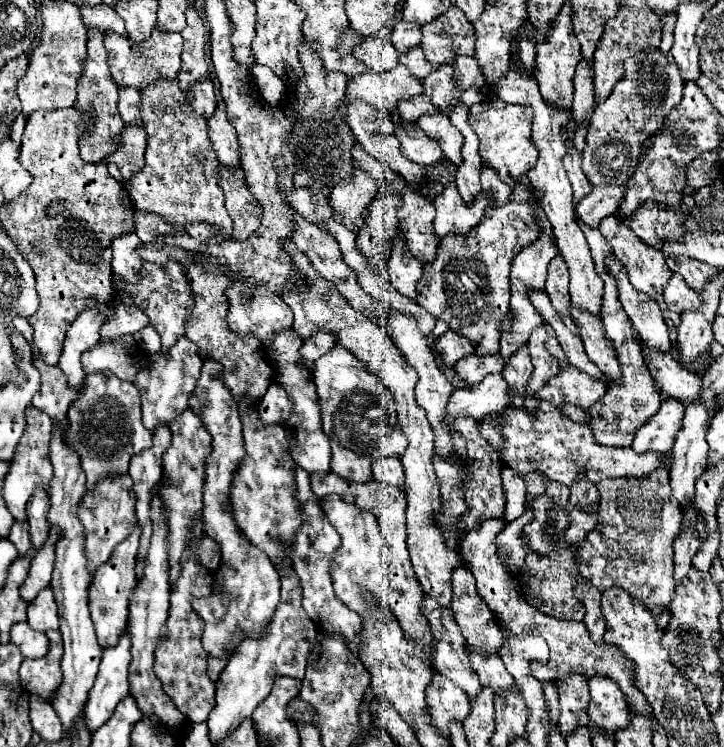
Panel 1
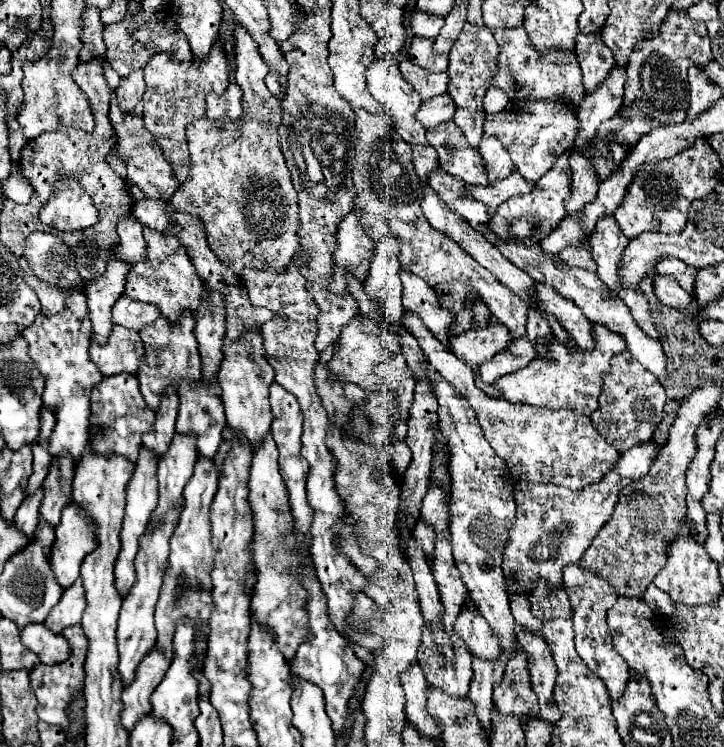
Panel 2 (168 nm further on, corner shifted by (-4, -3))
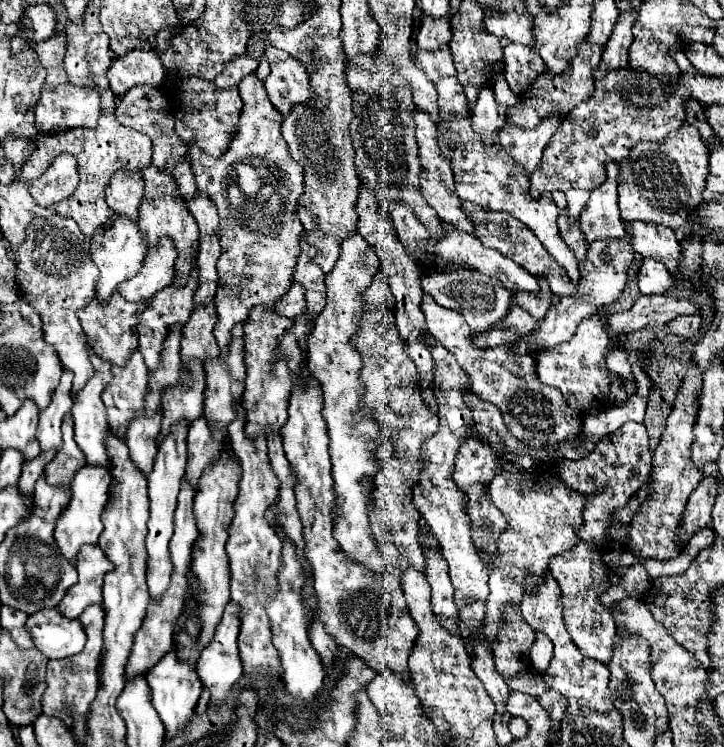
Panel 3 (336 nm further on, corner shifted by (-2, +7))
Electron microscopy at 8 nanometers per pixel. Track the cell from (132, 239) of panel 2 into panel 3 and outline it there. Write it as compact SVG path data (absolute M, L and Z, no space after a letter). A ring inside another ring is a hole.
M116 172L106 186L106 202L108 206L124 218L136 222L138 206L142 198L142 180L138 180L140 172Z

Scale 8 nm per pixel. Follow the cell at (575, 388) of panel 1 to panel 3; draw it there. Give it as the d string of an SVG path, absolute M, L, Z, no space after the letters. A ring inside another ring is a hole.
M660 294L660 296L640 296L640 300L636 300L636 304L628 312L608 314L606 318L602 314L594 314L580 322L576 334L566 344L558 344L558 348L536 352L536 376L544 384L558 388L570 408L574 408L576 412L588 412L606 402L606 392L610 386L606 356L612 340L618 340L620 334L632 334L636 330L642 330L650 322L668 324L678 316L684 314L688 316L698 312L700 306L692 300L682 300L682 298L674 300L670 294Z

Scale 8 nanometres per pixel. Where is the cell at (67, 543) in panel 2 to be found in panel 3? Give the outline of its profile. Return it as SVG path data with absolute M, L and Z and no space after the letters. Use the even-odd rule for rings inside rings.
M84 466L74 476L74 484L70 486L72 488L70 502L64 508L64 512L60 514L60 518L56 522L56 530L54 530L56 544L68 560L76 560L76 554L82 544L98 544L98 536L104 530L100 516L108 502L106 500L106 484L110 484L110 476L106 476L106 468L86 468Z

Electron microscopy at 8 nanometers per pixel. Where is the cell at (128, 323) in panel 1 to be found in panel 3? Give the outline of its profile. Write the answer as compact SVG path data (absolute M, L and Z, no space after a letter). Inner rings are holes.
M162 240L162 248L144 260L140 272L118 286L120 296L130 302L152 300L158 290L170 284L170 264L174 264L174 248L170 248L170 240Z

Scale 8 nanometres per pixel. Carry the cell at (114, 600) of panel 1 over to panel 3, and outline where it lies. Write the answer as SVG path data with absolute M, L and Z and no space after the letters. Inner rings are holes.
M142 414L132 418L126 432L126 446L130 450L130 460L144 476L148 476L154 466L154 456L158 452L156 436L160 432L160 422L162 422L162 416Z

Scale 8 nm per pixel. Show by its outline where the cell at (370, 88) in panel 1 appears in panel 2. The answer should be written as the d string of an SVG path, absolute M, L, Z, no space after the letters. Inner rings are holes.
M400 56L400 72L404 76L414 76L414 90L420 94L422 100L440 96L448 88L448 74L446 72L428 72L420 66L412 64L406 56Z

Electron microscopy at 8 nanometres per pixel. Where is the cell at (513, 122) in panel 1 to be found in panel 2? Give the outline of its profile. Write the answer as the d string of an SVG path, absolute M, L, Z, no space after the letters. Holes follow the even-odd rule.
M524 98L524 102L510 102L508 108L500 114L486 116L484 132L496 136L502 142L516 166L516 172L520 172L530 182L538 182L538 178L554 166L556 158L574 144L576 114L572 114L568 106L560 106L560 102Z

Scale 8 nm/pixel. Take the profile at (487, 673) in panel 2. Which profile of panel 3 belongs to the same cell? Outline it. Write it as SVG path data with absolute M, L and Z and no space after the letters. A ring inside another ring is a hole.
M502 472L498 474L492 482L490 482L490 496L494 500L494 504L498 504L500 512L504 512L506 522L508 522L508 530L504 532L504 536L498 538L498 552L492 556L494 558L494 568L490 572L490 596L486 600L486 614L482 620L482 626L478 632L470 634L464 640L466 652L470 658L474 658L476 652L476 644L484 644L484 646L492 646L498 638L498 632L504 628L504 608L506 606L520 606L522 598L526 594L524 590L524 580L534 574L534 576L546 576L548 574L548 560L550 556L556 556L560 552L566 552L570 548L574 548L574 544L580 542L580 536L576 534L576 524L578 530L582 528L582 512L584 506L588 502L586 494L580 494L578 490L572 490L568 484L564 484L562 480L548 480L548 474L540 474L540 472Z

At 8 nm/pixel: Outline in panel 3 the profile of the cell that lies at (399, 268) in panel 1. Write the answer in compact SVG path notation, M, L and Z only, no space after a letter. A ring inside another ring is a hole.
M422 294L422 312L426 316L428 332L446 348L450 350L462 370L468 374L472 386L470 390L480 396L482 400L490 400L502 410L502 416L506 420L506 426L518 440L524 444L532 444L534 448L546 444L546 442L562 442L566 438L574 438L580 430L582 416L574 412L566 400L562 400L562 394L556 388L550 388L542 384L536 378L534 372L534 356L510 356L510 344L492 348L492 354L484 348L478 348L472 344L474 332L470 326L462 320L462 316L456 310L440 306L430 294Z

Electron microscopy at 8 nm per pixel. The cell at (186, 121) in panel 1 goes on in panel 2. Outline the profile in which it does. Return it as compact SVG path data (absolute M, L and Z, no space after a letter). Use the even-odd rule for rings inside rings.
M220 38L212 44L212 50L204 62L176 62L170 54L156 54L144 66L146 74L146 94L144 94L144 122L146 128L156 138L158 146L164 150L164 156L170 160L174 168L174 176L184 182L188 176L190 156L186 146L186 126L190 120L198 120L206 114L206 92L224 94L230 84L230 68L226 60L224 46Z

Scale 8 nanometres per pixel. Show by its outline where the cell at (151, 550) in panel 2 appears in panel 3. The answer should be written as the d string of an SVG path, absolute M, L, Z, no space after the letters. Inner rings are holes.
M174 424L172 432L166 436L166 440L158 446L154 470L148 480L148 498L150 498L150 518L148 518L148 536L146 536L146 550L148 550L148 570L146 570L146 584L150 592L150 600L158 602L168 586L170 586L170 574L172 574L172 558L168 550L168 542L172 538L172 524L174 524L174 510L176 510L176 496L182 486L184 476L184 464L186 464L186 424Z

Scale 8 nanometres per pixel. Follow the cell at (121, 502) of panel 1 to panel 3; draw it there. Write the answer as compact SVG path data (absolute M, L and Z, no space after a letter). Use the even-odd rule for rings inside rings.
M90 352L92 356L92 364L94 364L94 376L86 382L86 386L78 392L78 396L74 396L74 408L72 408L72 416L74 416L74 440L76 444L80 446L80 450L84 452L86 456L86 464L88 466L102 466L106 470L112 472L112 462L108 458L108 452L106 452L106 432L108 432L108 420L106 420L106 408L104 408L104 402L100 398L102 390L106 388L106 384L110 382L112 378L112 372L110 372L110 364L100 360L94 352Z

